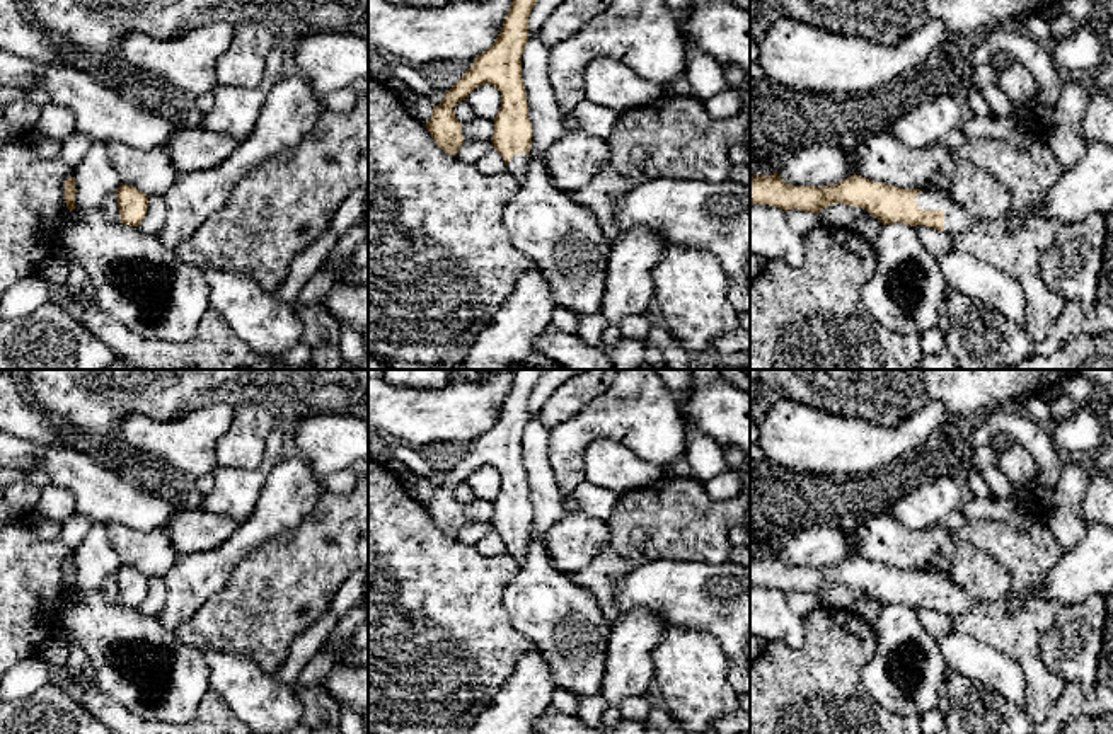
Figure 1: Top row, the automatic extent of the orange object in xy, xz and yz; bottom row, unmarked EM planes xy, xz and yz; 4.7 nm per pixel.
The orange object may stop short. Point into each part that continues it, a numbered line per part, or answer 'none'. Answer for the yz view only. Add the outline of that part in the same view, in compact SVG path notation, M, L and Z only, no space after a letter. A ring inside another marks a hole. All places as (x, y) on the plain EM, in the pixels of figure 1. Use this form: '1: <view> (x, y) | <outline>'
1: yz (957, 602) | M922 572L915 577L920 591L943 591L944 593L944 613L951 618L973 608L978 601L958 588L953 581L939 577L932 572Z

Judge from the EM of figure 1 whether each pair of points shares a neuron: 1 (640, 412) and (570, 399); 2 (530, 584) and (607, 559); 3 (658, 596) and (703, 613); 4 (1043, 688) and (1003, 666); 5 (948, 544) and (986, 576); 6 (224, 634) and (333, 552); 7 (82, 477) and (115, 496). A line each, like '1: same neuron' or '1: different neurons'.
1: different neurons
2: different neurons
3: same neuron
4: different neurons
5: same neuron
6: same neuron
7: same neuron

